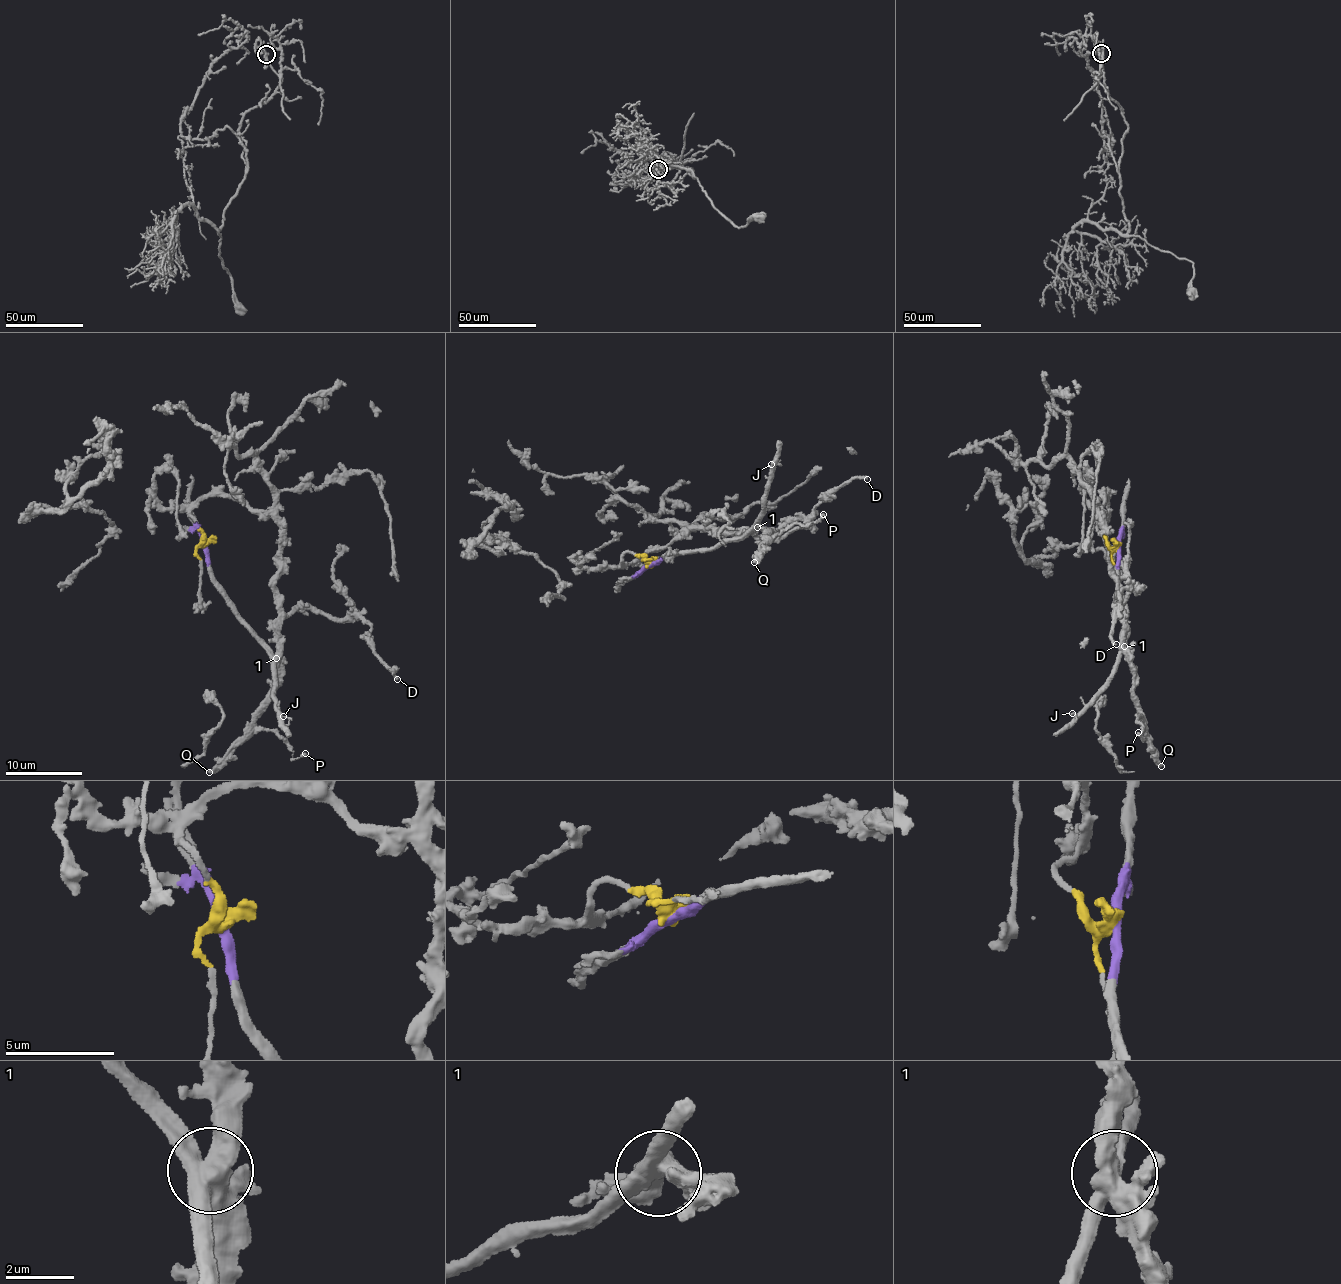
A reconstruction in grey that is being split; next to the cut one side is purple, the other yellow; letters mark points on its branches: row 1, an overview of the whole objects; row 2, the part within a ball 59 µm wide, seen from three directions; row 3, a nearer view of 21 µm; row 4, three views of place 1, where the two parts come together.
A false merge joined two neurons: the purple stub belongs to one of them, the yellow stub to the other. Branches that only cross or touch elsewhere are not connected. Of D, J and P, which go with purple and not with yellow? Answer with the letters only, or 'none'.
J

